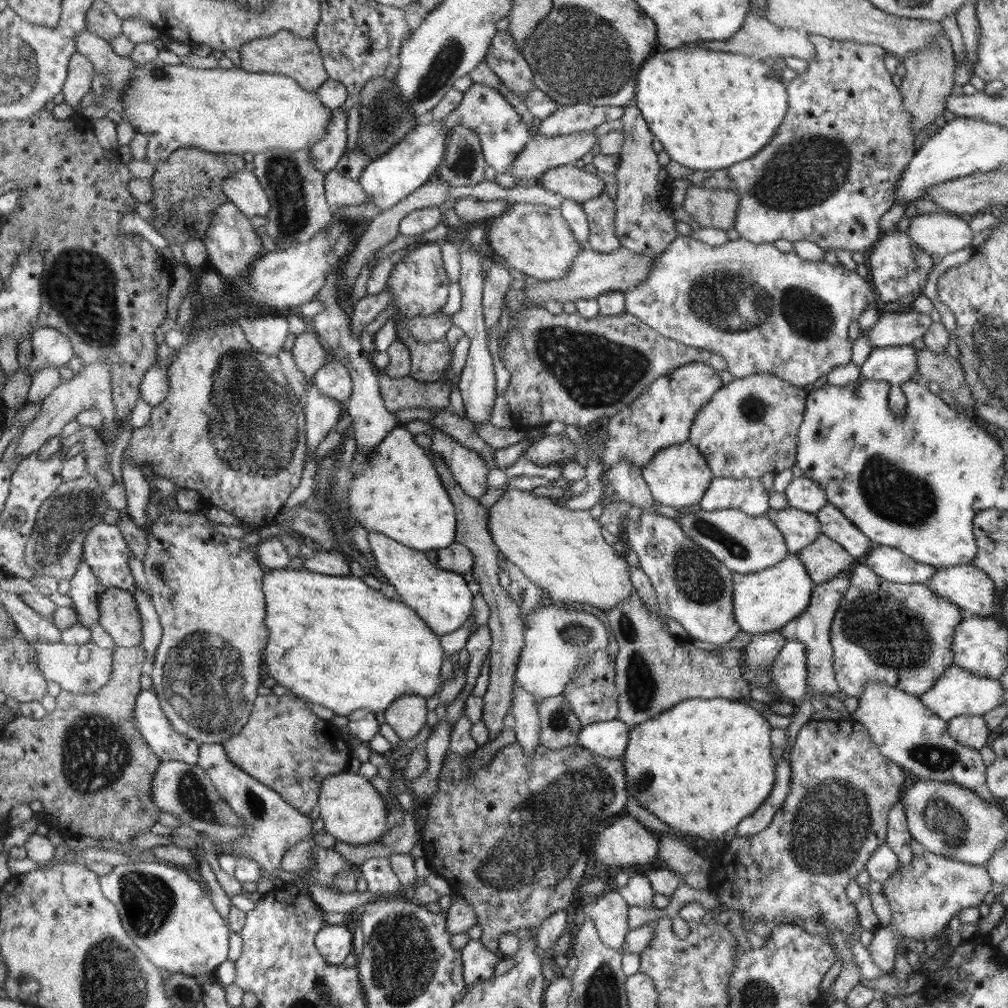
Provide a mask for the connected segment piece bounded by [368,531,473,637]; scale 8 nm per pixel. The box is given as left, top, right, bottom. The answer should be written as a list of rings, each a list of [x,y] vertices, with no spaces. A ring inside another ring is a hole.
[[[370,531],[368,542],[376,559],[376,566],[396,589],[399,600],[416,611],[432,632],[441,637],[458,630],[470,618],[473,595],[463,575],[432,564],[425,551],[406,547],[382,533]]]

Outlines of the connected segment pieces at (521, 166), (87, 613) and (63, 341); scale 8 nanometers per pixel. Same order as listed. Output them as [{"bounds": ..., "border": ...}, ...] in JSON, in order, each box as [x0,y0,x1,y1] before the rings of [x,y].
[{"bounds":[510,129,599,182],"border":[[[593,129],[552,138],[537,133],[516,156],[510,173],[523,182],[536,182],[548,169],[580,160],[596,144],[599,139]]]},{"bounds":[68,560,100,628],"border":[[[82,560],[71,578],[72,589],[68,595],[72,599],[72,608],[78,615],[78,622],[84,627],[92,628],[99,620],[98,584],[100,582],[92,572],[92,567]]]},{"bounds":[29,327,74,376],"border":[[[40,327],[32,334],[32,363],[29,376],[43,366],[68,365],[74,357],[74,348],[67,337],[54,328]]]}]

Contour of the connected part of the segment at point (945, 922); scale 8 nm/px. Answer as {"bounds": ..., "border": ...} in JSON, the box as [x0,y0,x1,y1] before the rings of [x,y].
{"bounds":[868,851,993,975],"border":[[[928,851],[920,856],[913,854],[907,865],[898,868],[891,877],[884,880],[883,891],[890,904],[892,920],[890,928],[881,926],[873,933],[874,938],[868,947],[882,975],[894,972],[898,950],[900,954],[908,952],[908,946],[902,943],[904,938],[918,942],[926,938],[931,940],[936,934],[949,929],[950,920],[964,908],[978,906],[992,890],[993,880],[984,866],[965,864]]]}

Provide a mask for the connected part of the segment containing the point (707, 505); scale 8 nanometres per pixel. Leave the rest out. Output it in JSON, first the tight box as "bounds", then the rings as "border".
{"bounds":[698,477,770,516],"border":[[[713,477],[698,508],[705,511],[736,509],[760,516],[770,509],[769,493],[760,479]]]}

